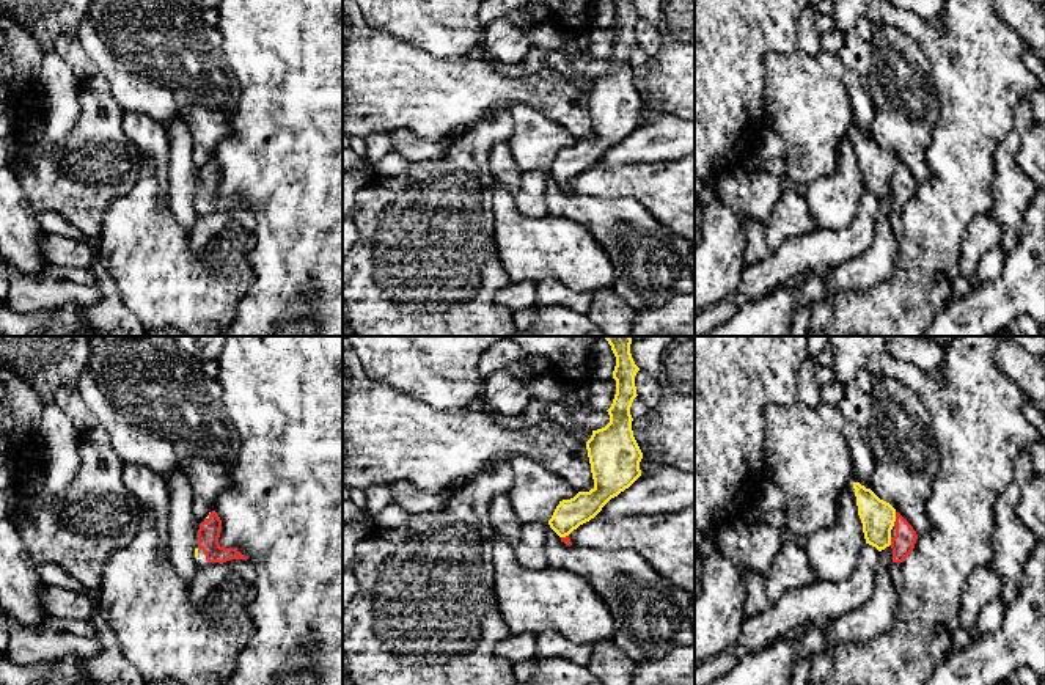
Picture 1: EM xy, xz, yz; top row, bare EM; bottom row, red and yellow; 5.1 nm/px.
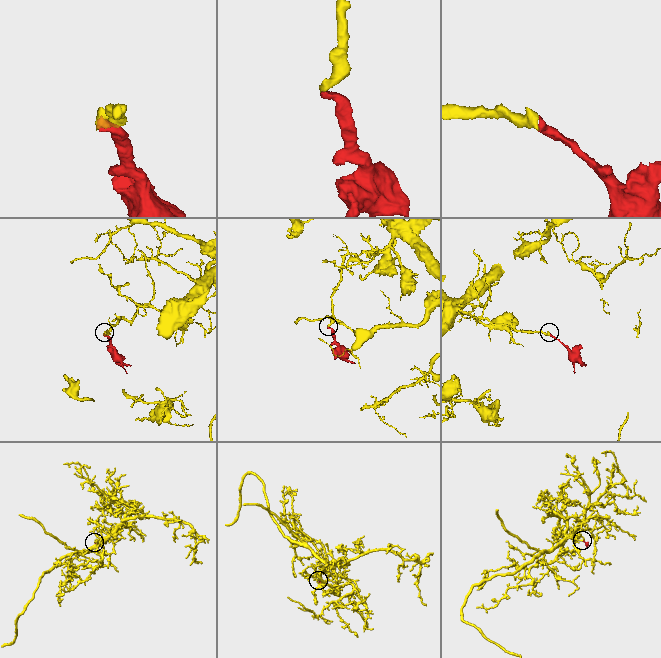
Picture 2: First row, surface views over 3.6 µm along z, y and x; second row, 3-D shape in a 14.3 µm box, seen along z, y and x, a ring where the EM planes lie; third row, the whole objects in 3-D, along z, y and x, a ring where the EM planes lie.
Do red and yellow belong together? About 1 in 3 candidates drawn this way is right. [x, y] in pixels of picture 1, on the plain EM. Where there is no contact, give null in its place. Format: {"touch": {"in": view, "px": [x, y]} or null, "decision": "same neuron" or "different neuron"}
{"touch": {"in": "yz", "px": [896, 167]}, "decision": "same neuron"}

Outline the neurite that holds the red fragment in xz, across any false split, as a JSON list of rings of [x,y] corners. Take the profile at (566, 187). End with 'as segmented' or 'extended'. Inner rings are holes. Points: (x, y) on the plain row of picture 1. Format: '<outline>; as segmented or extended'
[[[613,0],[616,14],[616,42],[607,58],[610,71],[592,79],[586,90],[588,105],[594,135],[589,140],[578,140],[570,148],[563,148],[556,154],[550,176],[566,193],[572,193],[569,182],[580,173],[594,167],[602,156],[621,140],[629,137],[640,124],[643,101],[633,85],[630,55],[636,42],[635,24],[640,16],[630,0]]]; extended

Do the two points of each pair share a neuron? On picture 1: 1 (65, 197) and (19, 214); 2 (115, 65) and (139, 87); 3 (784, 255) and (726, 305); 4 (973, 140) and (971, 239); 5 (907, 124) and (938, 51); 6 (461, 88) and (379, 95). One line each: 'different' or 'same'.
1: different
2: same
3: same
4: different
5: different
6: same

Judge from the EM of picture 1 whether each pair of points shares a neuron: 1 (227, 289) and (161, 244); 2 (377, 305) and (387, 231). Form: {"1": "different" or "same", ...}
{"1": "same", "2": "same"}

